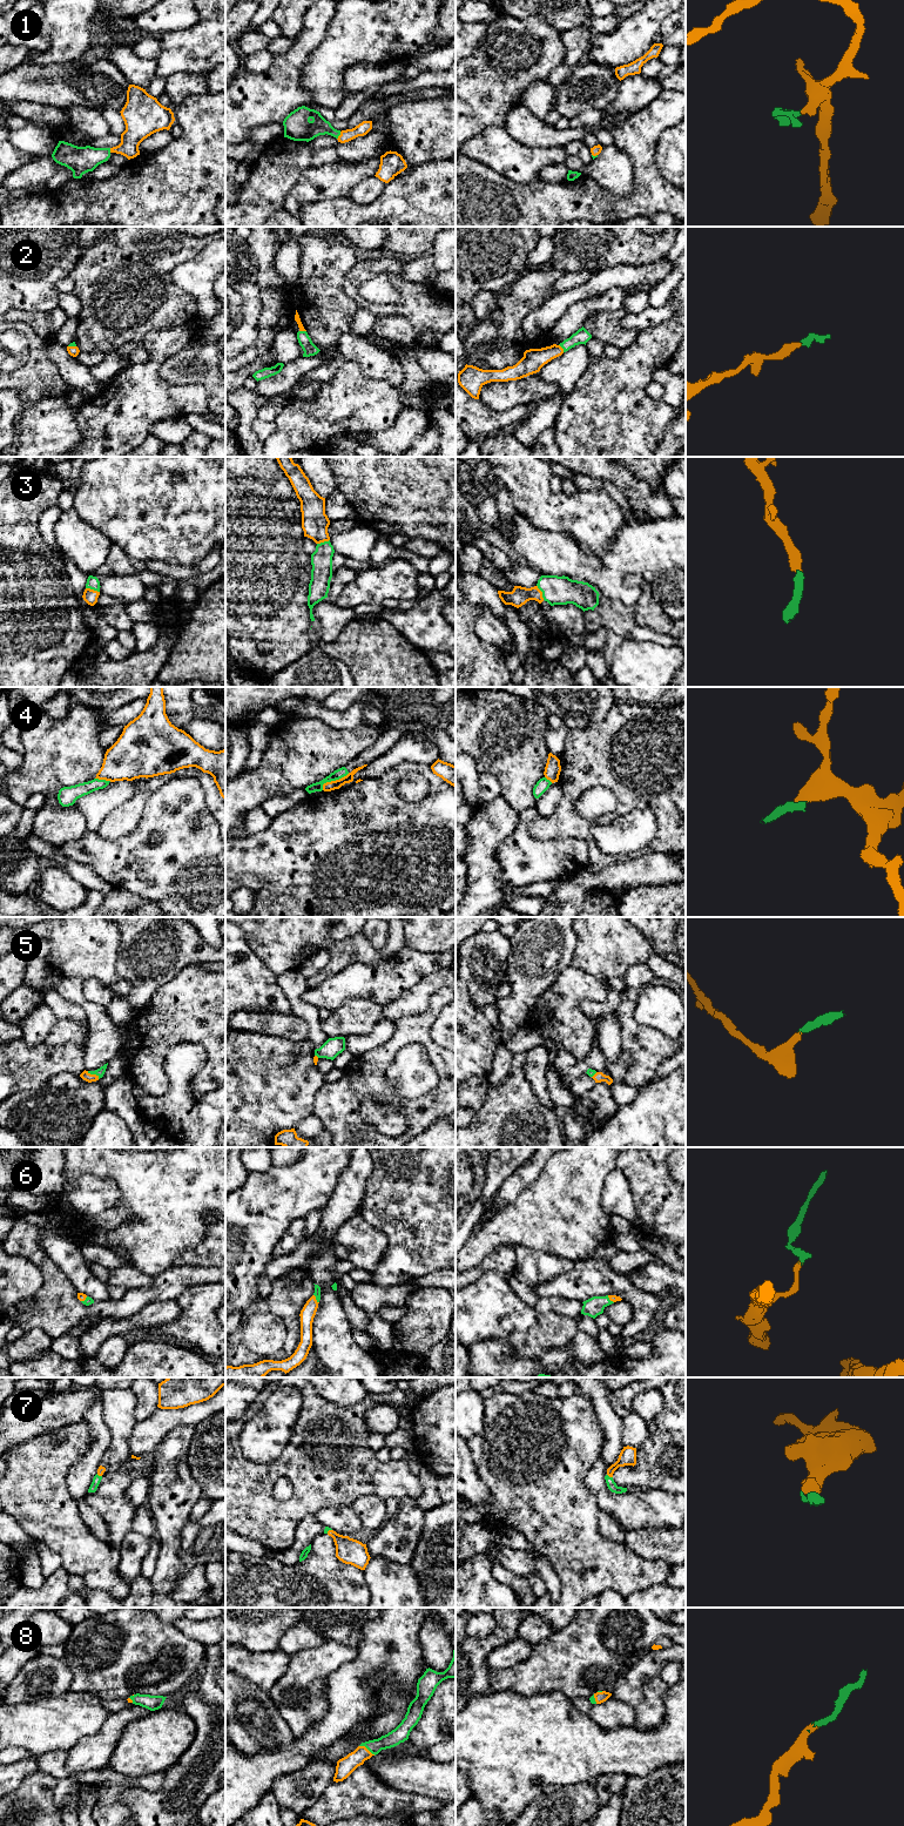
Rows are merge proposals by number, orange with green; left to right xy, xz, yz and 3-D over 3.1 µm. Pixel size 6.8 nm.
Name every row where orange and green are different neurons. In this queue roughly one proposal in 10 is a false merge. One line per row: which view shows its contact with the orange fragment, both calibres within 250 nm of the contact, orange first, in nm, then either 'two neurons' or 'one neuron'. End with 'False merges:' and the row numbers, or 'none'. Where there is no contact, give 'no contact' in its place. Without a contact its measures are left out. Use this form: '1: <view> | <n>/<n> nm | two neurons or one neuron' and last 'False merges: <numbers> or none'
1: xz | 90/150 nm | one neuron
2: yz | 150/100 nm | one neuron
3: yz | 120/190 nm | one neuron
4: xz | 60/70 nm | two neurons
5: xy | 60/60 nm | one neuron
6: xz | 100/50 nm | one neuron
7: yz | 120/70 nm | one neuron
8: xz | 120/110 nm | one neuron
False merges: 4

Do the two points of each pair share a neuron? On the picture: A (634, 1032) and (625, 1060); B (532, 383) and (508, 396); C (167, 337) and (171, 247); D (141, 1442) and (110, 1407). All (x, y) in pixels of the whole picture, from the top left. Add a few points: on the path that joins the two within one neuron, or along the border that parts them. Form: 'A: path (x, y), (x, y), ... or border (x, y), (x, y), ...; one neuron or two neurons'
A: border (621, 1049), (632, 1060), (623, 1080); two neurons
B: path (526, 389), (514, 392); one neuron
C: border (191, 323), (152, 330), (142, 342); two neurons
D: border (136, 1423), (129, 1439), (130, 1454); two neurons

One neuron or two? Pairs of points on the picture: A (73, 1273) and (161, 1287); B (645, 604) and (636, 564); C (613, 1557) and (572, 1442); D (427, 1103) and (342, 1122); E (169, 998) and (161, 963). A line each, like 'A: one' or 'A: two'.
A: two
B: two
C: one
D: one
E: two

